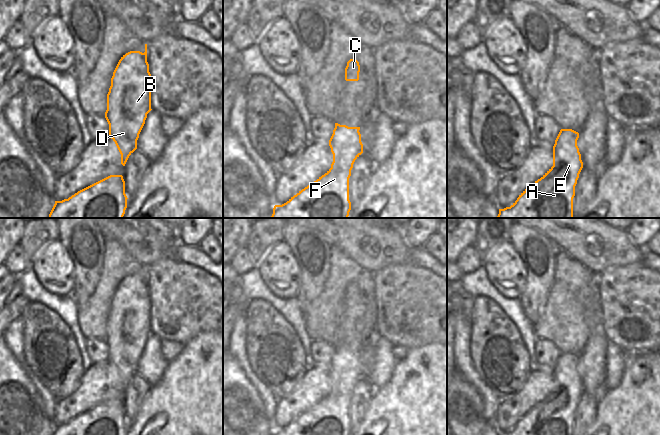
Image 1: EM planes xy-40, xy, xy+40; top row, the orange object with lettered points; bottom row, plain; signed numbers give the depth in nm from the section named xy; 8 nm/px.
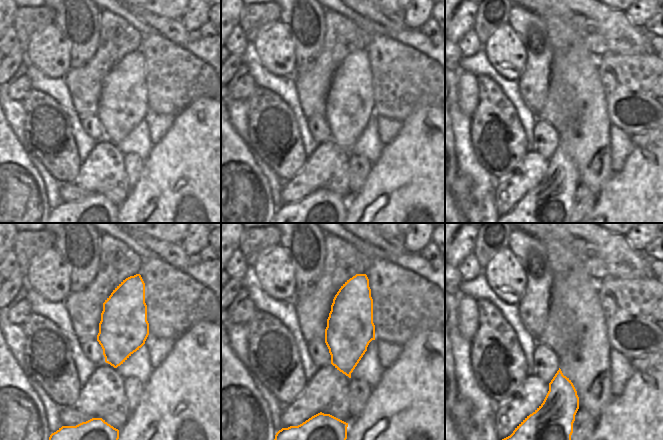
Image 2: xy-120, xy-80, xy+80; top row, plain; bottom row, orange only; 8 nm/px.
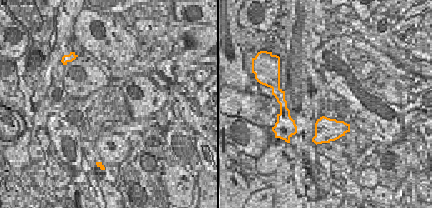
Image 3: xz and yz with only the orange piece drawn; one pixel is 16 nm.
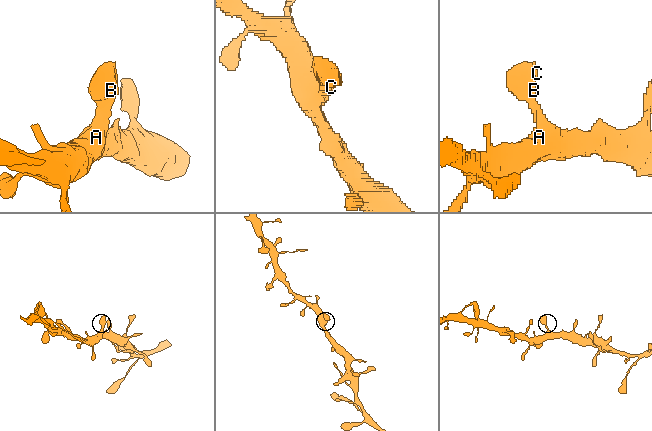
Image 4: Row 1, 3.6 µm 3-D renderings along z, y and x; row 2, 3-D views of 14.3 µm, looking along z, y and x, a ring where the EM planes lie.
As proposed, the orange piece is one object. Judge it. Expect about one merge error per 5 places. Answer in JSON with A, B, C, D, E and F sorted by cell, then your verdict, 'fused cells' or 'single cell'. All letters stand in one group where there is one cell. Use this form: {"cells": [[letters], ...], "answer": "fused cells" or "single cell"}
{"cells": [["A", "B", "C", "D", "E", "F"]], "answer": "single cell"}

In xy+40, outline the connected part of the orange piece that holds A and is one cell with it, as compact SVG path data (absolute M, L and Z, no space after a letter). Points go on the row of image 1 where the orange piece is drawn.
M561 129L553 146L553 166L525 189L510 207L499 209L497 218L573 218L575 186L583 168L578 138L578 132Z

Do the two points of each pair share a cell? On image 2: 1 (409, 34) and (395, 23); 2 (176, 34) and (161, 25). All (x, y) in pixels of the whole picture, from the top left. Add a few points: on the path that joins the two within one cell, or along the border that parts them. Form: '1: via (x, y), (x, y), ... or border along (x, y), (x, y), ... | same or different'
1: border along (406, 27), (400, 30), (394, 38) | different
2: via (172, 32), (165, 26) | same

